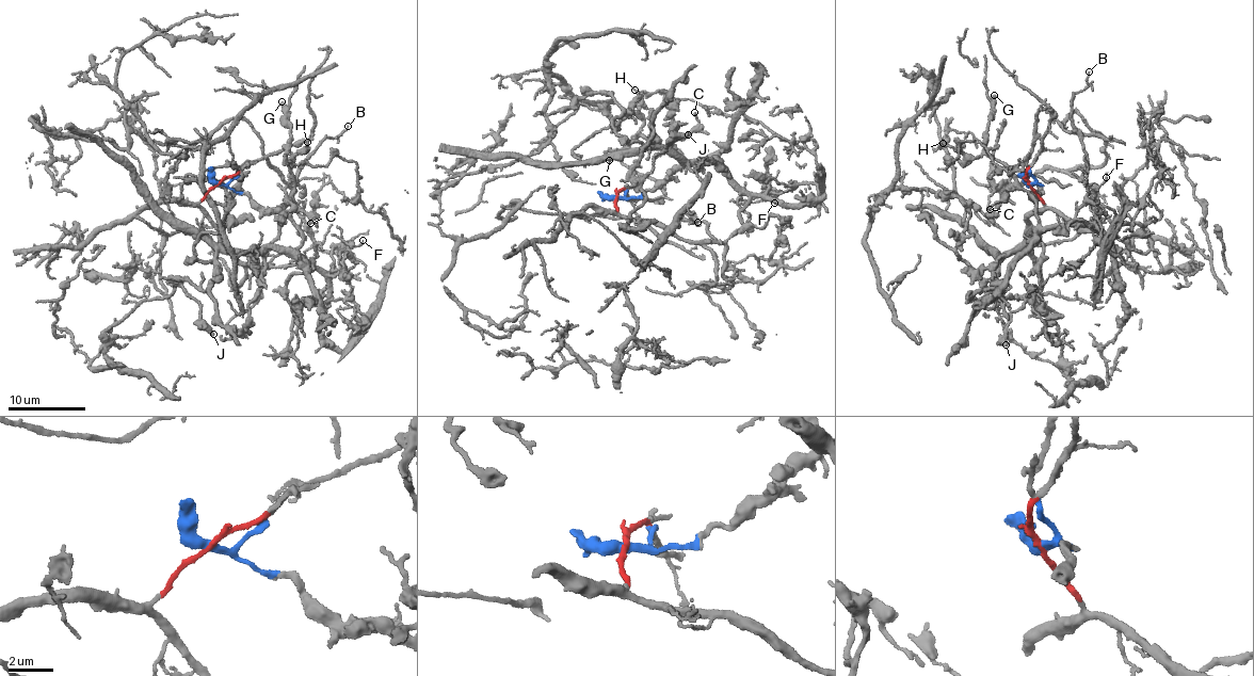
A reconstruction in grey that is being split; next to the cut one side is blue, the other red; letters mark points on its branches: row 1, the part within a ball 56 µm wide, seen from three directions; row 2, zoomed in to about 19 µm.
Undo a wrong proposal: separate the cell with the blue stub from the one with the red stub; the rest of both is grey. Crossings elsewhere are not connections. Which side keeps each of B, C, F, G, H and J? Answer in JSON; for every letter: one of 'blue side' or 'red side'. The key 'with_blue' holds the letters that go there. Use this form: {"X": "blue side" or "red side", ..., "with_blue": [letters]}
{"B": "red side", "C": "blue side", "F": "blue side", "G": "blue side", "H": "blue side", "J": "blue side", "with_blue": ["C", "F", "G", "H", "J"]}

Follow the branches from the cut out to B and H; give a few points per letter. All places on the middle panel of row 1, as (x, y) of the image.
B: (617, 197), (623, 215), (686, 240), (712, 241), (703, 221), (690, 223), (681, 211), (697, 222)
H: (617, 197), (637, 198), (684, 162), (642, 133), (642, 95), (636, 90)

